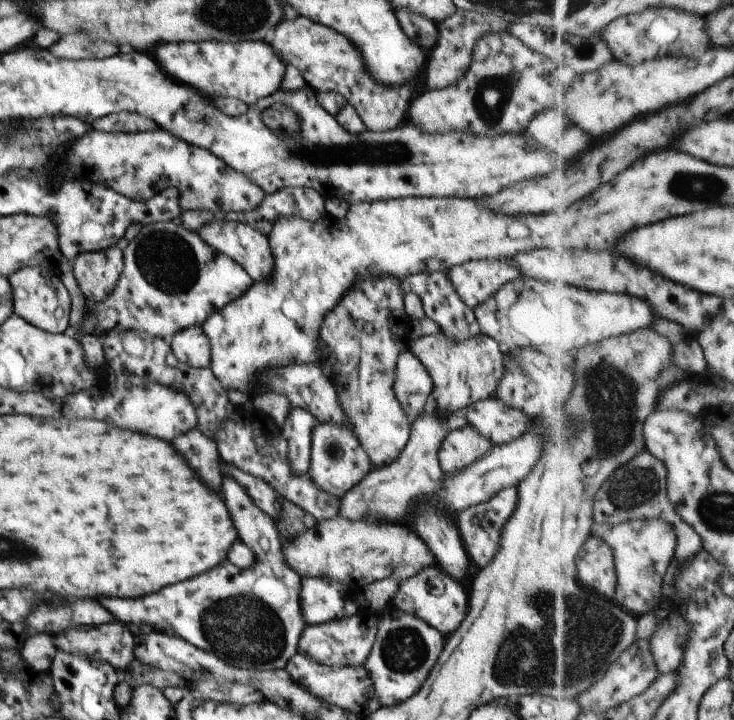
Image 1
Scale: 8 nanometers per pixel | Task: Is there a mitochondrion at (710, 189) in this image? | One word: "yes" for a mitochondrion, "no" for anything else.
yes

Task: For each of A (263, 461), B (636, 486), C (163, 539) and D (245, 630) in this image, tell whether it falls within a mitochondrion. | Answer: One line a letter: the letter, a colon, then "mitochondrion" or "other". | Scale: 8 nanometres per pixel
A: other
B: mitochondrion
C: other
D: mitochondrion

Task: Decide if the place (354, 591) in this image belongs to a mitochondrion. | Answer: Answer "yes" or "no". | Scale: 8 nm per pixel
no

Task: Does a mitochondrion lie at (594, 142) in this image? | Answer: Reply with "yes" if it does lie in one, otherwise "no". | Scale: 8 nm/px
no

